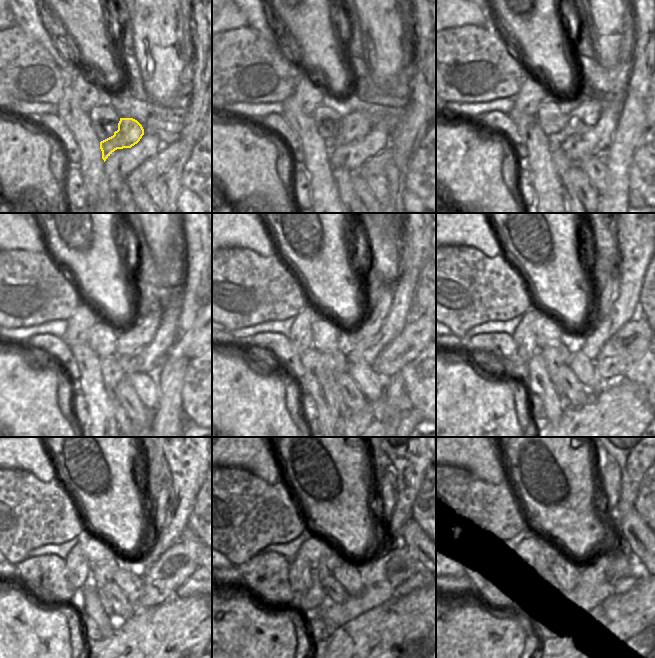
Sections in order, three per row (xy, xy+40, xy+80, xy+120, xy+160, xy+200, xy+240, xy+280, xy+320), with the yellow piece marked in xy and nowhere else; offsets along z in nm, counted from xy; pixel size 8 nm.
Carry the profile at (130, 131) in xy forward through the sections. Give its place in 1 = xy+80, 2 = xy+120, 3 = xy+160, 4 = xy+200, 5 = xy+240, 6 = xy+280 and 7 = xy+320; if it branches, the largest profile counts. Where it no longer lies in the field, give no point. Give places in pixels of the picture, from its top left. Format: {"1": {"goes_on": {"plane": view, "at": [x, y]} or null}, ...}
{"1": {"goes_on": {"plane": "xy+80", "at": [586, 114]}}, "2": {"goes_on": {"plane": "xy+120", "at": [140, 334]}}, "3": {"goes_on": {"plane": "xy+160", "at": [380, 298]}}, "4": {"goes_on": {"plane": "xy+200", "at": [607, 295]}}, "5": {"goes_on": {"plane": "xy+240", "at": [161, 502]}}, "6": {"goes_on": {"plane": "xy+280", "at": [385, 472]}}, "7": {"goes_on": {"plane": "xy+320", "at": [608, 469]}}}

